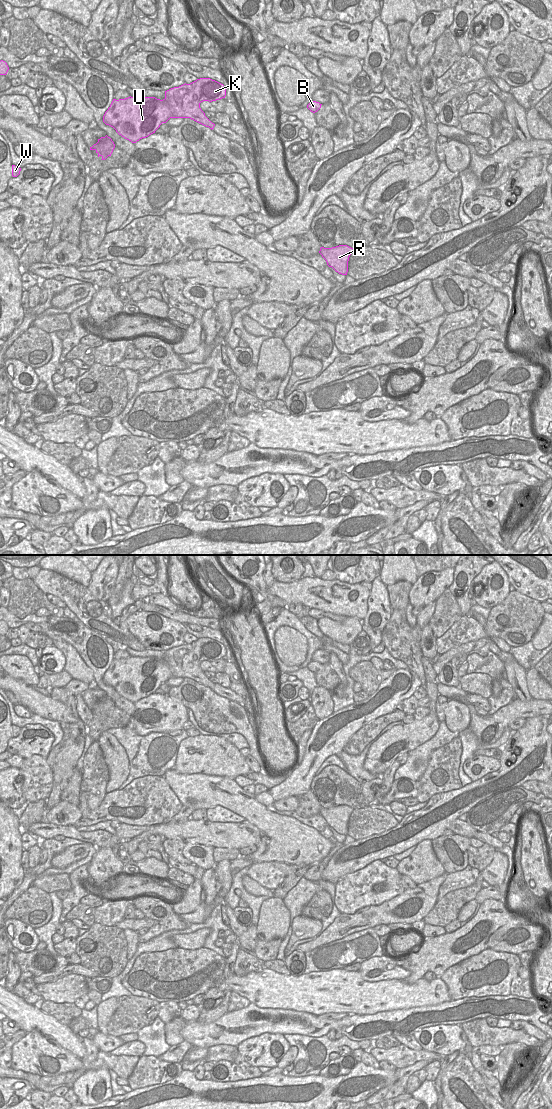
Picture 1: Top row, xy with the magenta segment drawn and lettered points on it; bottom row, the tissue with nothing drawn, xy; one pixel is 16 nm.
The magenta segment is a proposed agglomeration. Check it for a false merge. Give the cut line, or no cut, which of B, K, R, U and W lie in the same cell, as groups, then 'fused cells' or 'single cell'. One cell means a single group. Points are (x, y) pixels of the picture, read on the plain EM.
cut none; groups B K R U W; single cell

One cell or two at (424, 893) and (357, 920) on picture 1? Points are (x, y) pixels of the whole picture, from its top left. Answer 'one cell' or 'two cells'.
one cell

